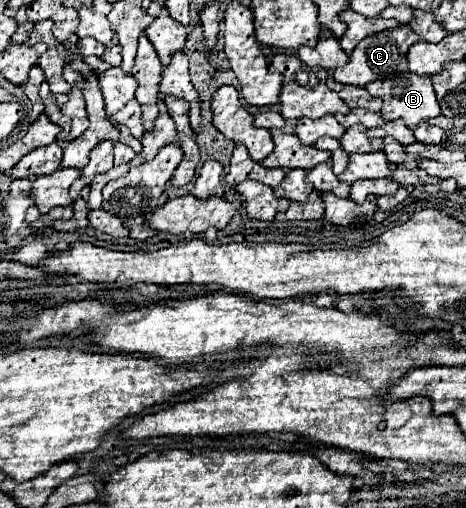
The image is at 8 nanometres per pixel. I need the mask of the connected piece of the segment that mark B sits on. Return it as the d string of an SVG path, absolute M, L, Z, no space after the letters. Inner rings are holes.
M406 74L406 76L400 76L400 78L386 78L386 80L376 80L376 82L370 82L366 86L366 90L370 92L370 96L374 98L380 98L384 104L382 104L382 118L384 120L396 120L396 118L402 118L406 122L406 126L410 130L416 130L418 122L422 120L428 120L428 118L434 118L434 116L440 116L440 104L438 104L438 98L436 98L436 92L430 84L430 76L418 76L418 74Z

